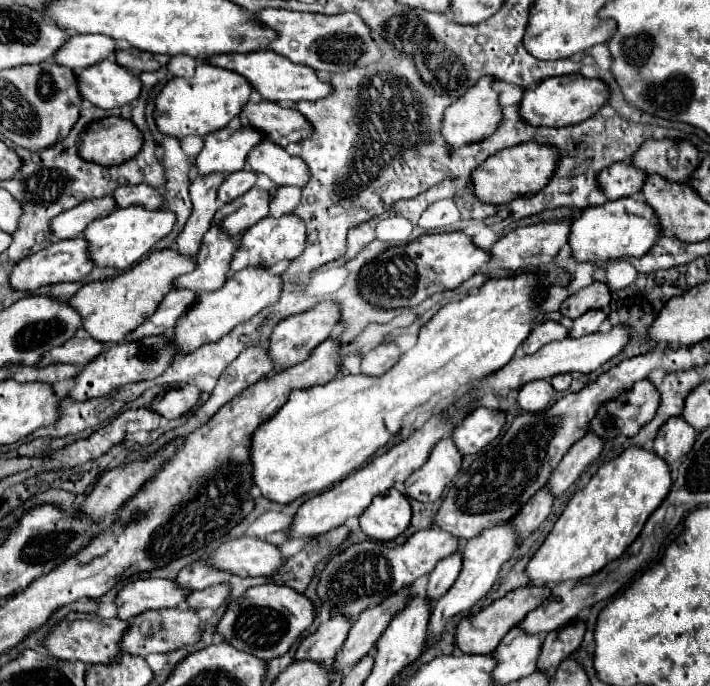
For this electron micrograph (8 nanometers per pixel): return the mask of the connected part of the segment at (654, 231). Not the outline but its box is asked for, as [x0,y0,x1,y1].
[569,198,661,262]

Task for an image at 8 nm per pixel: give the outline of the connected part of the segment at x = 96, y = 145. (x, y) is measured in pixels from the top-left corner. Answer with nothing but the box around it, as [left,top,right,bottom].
[79,118,143,166]

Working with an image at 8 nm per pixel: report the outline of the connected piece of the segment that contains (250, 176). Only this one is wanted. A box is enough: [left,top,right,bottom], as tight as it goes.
[217,170,257,204]

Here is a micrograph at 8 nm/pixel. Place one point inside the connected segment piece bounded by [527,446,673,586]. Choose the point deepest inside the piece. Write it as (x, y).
(600, 521)

